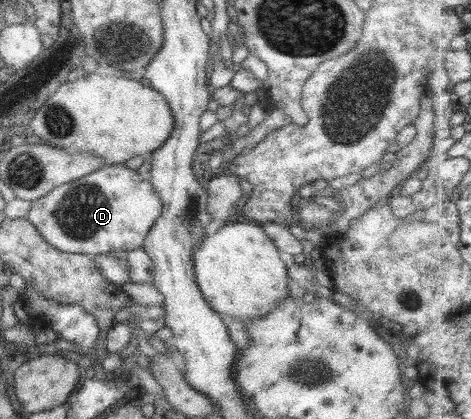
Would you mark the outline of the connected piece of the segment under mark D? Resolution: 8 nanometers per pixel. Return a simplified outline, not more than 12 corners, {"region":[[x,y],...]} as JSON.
{"region":[[103,165],[29,202],[62,253],[142,246],[161,199]]}

